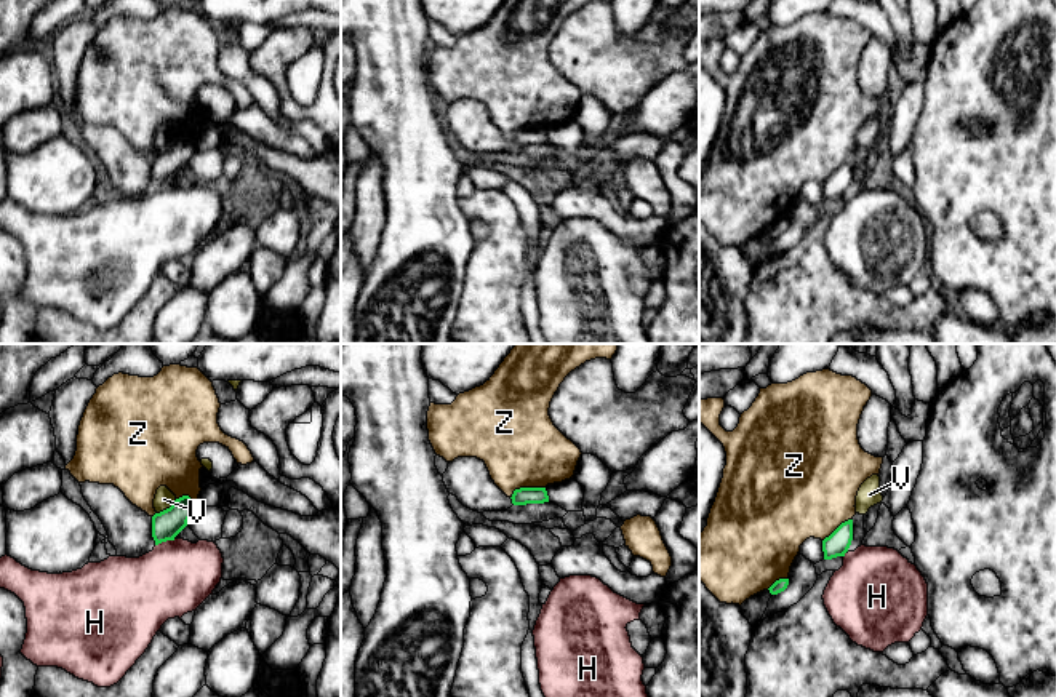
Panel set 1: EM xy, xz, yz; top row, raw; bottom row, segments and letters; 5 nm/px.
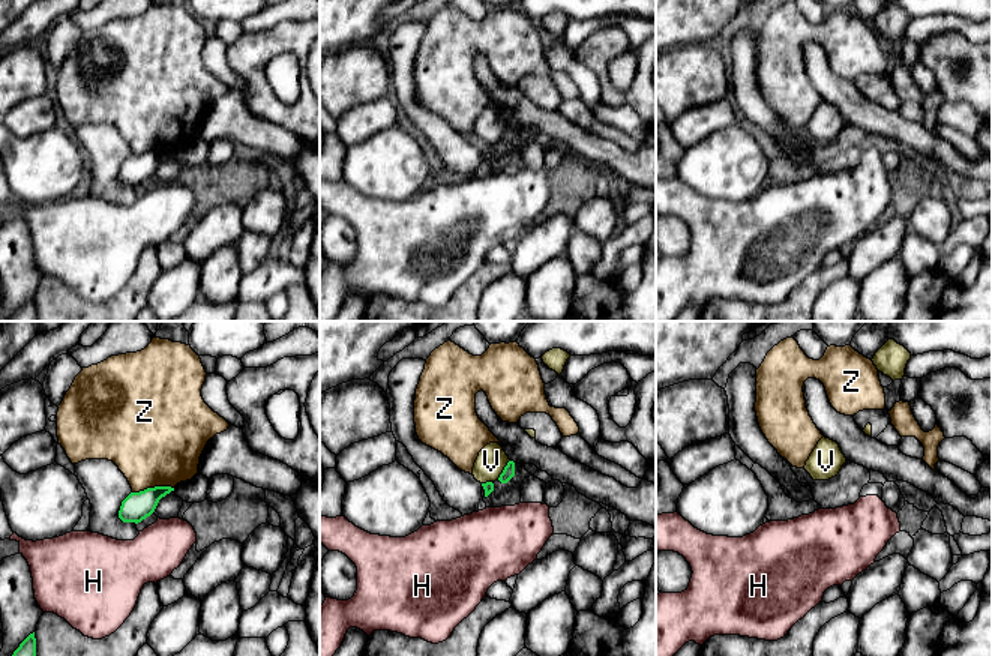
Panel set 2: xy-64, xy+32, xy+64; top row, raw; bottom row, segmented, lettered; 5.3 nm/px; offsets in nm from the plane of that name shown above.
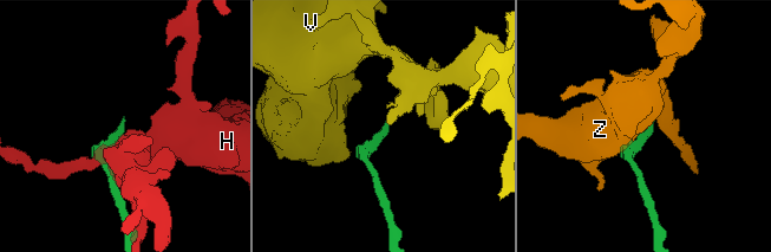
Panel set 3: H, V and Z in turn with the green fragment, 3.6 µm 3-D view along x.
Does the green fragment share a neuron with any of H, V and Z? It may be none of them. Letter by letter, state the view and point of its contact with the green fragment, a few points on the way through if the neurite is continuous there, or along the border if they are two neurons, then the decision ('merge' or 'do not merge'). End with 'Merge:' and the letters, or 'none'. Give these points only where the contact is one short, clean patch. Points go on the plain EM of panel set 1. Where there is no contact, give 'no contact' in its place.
H: contact xy (165, 183); do not merge
V: contact xy (167, 151); border xy (176, 141), (157, 155); do not merge
Z: contact xz (525, 130); do not merge
Merge: none

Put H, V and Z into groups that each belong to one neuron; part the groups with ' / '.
H / V / Z

